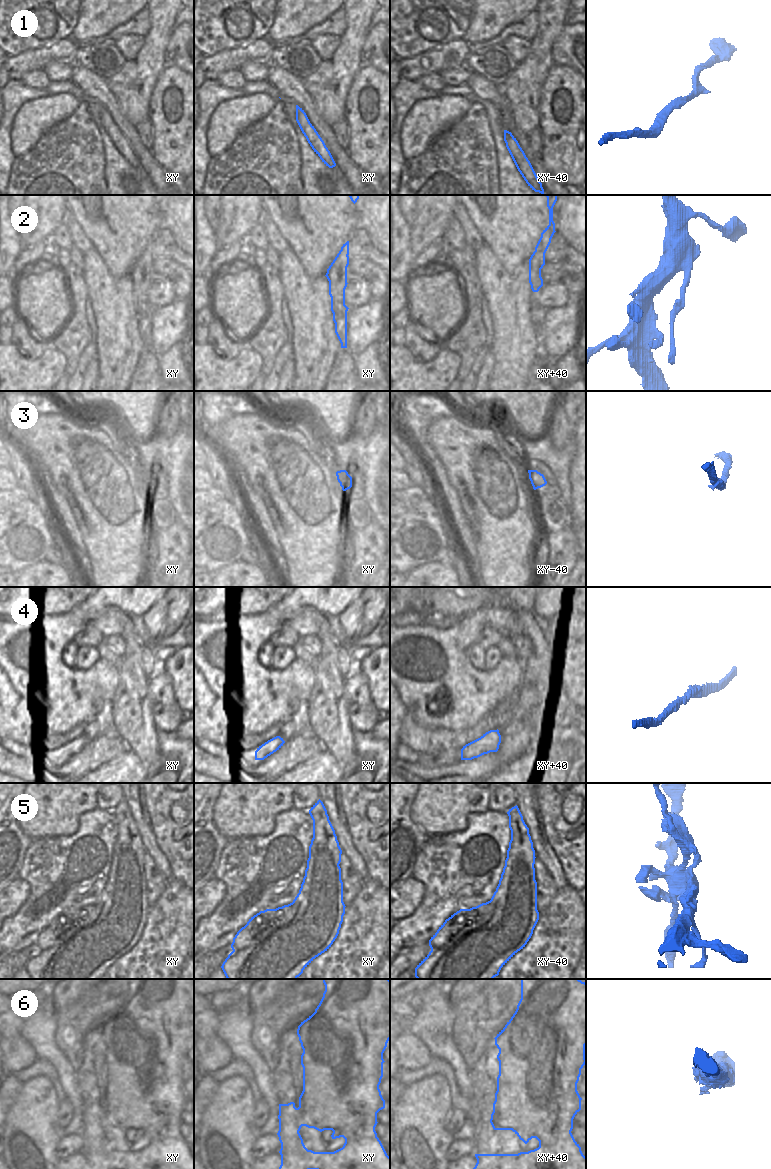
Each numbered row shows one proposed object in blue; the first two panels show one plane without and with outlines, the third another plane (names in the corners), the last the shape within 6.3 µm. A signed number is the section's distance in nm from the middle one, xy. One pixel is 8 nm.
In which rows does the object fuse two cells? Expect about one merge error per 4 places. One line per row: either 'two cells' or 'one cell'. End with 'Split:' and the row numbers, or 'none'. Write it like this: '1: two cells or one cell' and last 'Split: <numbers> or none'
1: one cell
2: two cells
3: one cell
4: one cell
5: two cells
6: one cell
Split: 2, 5

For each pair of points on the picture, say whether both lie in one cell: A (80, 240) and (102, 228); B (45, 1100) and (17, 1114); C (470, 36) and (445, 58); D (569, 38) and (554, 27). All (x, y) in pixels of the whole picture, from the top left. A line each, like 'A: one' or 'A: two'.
A: two
B: one
C: two
D: two

